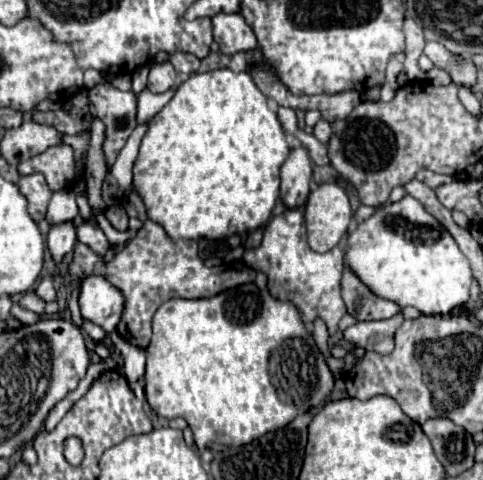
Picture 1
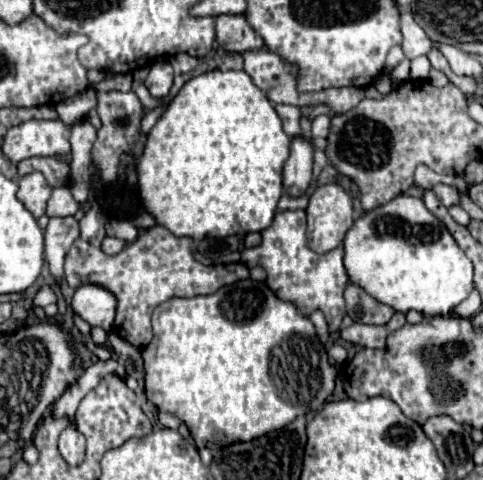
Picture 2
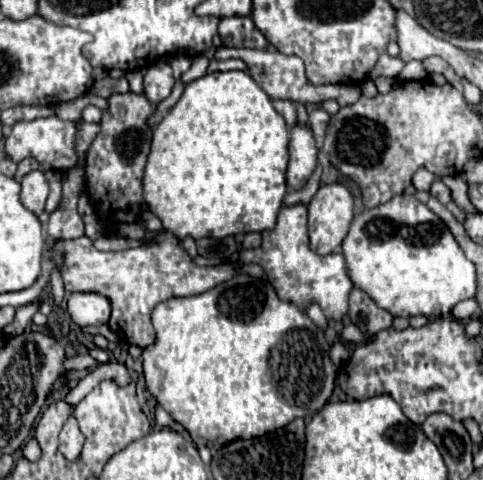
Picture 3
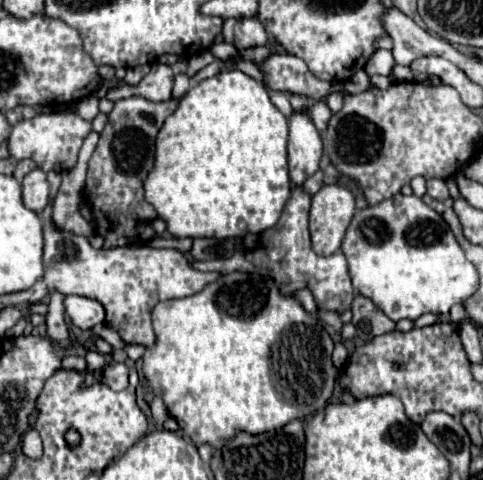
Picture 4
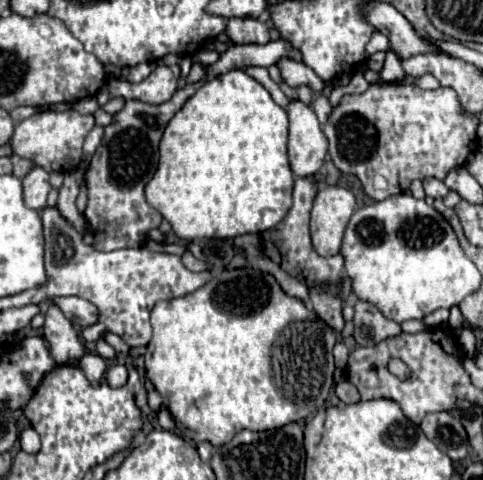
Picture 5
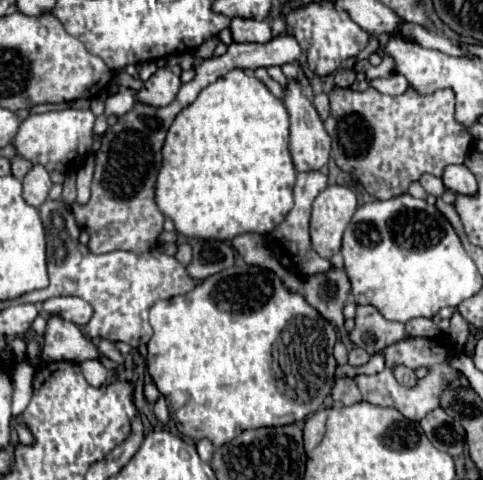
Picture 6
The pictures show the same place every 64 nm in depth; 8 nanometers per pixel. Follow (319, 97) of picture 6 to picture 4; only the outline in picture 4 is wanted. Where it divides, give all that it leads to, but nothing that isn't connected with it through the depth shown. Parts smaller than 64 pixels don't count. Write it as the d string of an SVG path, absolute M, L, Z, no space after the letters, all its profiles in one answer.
M318 100L318 102L310 108L310 116L312 116L316 128L318 128L320 132L324 132L326 124L328 124L328 120L330 120L330 116L332 116L332 112L330 112L326 100Z

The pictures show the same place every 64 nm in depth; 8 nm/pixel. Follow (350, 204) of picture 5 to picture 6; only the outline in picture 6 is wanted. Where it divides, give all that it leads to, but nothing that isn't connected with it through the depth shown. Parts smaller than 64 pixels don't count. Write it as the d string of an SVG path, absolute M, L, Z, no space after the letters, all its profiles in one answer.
M328 186L316 196L310 220L310 238L318 256L332 258L340 252L344 228L350 224L356 206L356 194L346 186Z

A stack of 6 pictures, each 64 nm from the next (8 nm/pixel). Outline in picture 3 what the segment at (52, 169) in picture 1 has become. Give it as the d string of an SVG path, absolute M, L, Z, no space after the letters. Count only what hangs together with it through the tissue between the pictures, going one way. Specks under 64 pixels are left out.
M26 158L26 160L22 160L22 162L18 162L18 170L16 170L16 180L22 180L28 172L32 172L32 170L38 170L40 168L40 164L36 162L36 160L32 160L32 158Z

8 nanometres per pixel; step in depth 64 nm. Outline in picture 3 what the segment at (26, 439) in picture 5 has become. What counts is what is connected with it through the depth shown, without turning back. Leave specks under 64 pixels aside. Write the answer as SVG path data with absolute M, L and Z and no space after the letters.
M30 438L26 444L24 444L24 456L30 460L30 462L36 462L40 458L42 450L40 450L40 444L36 438Z

